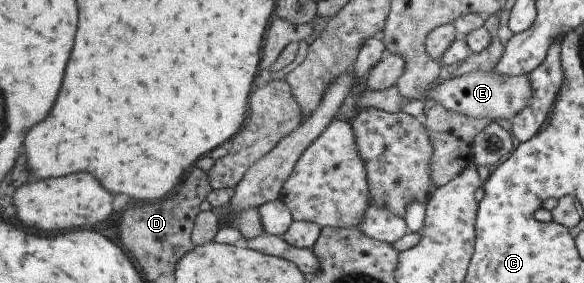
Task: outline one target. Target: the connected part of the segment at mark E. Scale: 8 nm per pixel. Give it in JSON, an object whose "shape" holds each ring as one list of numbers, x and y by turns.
{"shape":[[477,70,472,74,449,79,436,87,429,88,425,93,421,93,420,97,425,97,425,100,433,99,435,103,442,103,451,111,472,118,487,117,491,122,497,119,513,121,514,117,527,107,533,97,528,75,504,76,497,75,493,70,488,72]]}

